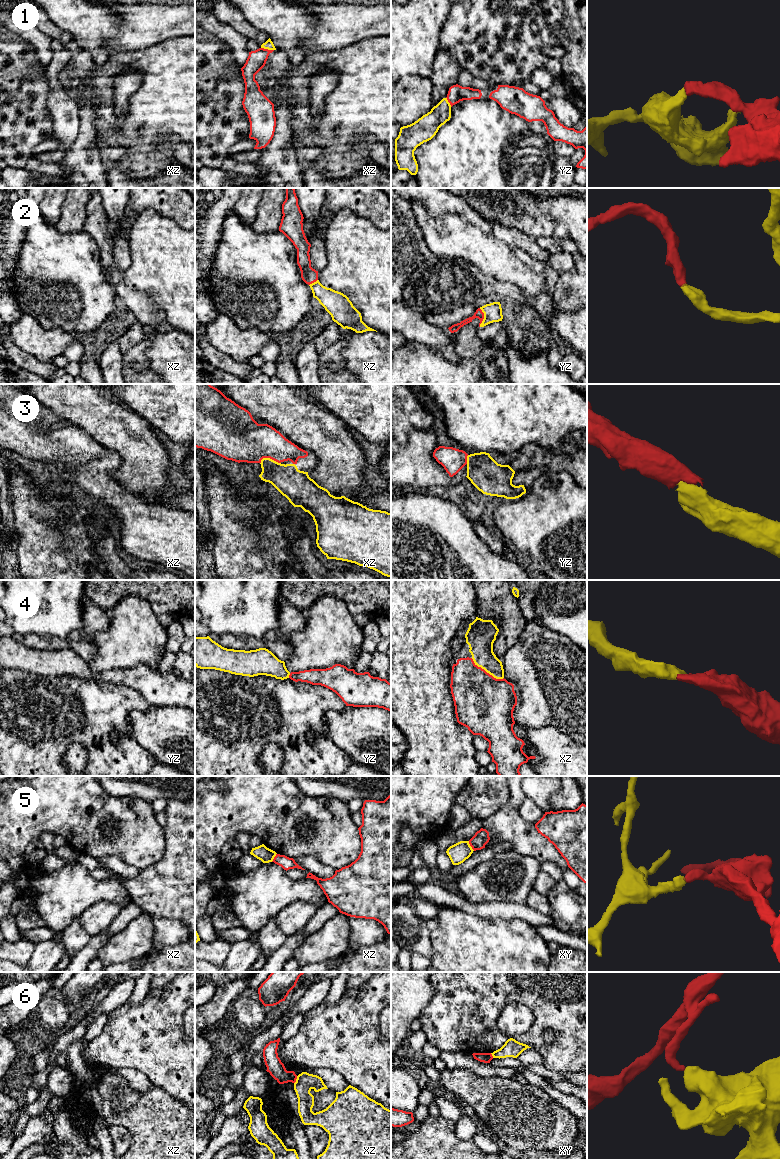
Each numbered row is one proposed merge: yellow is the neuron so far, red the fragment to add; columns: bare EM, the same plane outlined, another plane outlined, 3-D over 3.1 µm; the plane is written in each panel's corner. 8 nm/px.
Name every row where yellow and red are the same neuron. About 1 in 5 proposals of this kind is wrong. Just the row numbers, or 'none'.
1, 2, 3, 4

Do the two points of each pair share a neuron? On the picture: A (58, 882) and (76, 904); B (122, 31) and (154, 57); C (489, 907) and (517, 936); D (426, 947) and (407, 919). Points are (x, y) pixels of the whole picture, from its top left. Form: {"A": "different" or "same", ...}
{"A": "same", "B": "different", "C": "different", "D": "same"}

